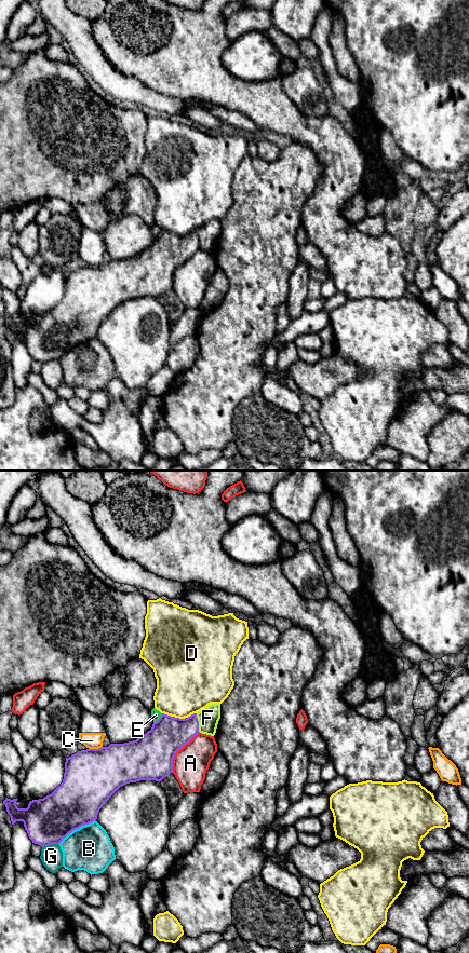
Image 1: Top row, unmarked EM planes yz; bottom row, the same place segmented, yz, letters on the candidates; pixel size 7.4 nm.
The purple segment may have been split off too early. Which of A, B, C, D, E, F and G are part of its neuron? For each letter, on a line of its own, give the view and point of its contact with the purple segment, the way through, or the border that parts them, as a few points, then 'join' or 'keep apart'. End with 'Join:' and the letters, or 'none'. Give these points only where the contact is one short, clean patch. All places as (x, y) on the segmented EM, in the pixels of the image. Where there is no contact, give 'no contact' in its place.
A: meets purple in yz at (177, 750); keep apart
B: meets purple in yz at (77, 828); keep apart
C: meets purple in yz at (95, 749); keep apart
D: meets purple in yz at (178, 718); keep apart
E: meets purple in yz at (159, 719); keep apart
F: meets purple in yz at (198, 723); keep apart
G: meets purple in yz at (50, 844); keep apart
Join: none

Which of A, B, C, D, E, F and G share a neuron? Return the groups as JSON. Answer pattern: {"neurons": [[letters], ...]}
{"neurons": [["A"], ["B"], ["C"], ["D"], ["E", "G"], ["F"]]}

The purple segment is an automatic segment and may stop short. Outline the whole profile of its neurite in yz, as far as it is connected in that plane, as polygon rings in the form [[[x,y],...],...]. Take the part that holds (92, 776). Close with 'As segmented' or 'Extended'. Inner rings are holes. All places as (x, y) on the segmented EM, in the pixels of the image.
[[[162,713],[160,719],[153,722],[151,730],[136,740],[124,744],[110,744],[108,747],[99,749],[78,751],[66,758],[63,782],[51,794],[43,799],[30,801],[27,808],[17,807],[17,798],[13,800],[6,798],[3,801],[12,825],[16,821],[23,821],[29,839],[41,847],[59,844],[73,830],[96,821],[99,809],[120,787],[139,780],[156,780],[160,782],[164,777],[173,773],[175,753],[199,733],[197,713],[185,719]]]. As segmented

